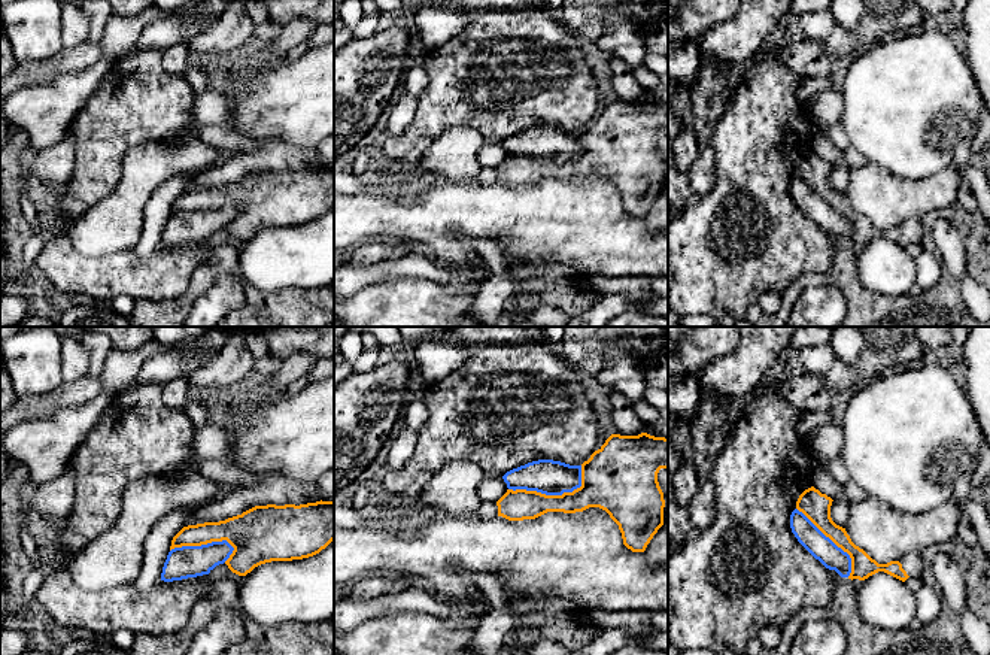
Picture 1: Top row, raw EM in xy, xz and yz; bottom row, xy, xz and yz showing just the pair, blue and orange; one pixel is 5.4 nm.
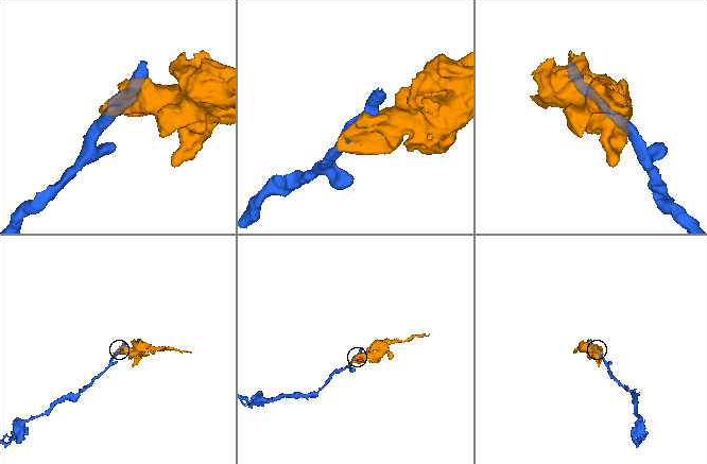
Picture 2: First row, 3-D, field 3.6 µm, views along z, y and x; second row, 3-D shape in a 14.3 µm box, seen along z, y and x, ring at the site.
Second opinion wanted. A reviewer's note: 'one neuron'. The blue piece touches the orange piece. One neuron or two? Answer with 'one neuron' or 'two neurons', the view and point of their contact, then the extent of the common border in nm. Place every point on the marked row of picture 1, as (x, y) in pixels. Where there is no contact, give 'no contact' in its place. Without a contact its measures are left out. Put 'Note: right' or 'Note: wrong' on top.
Note: wrong
two neurons | xz (553, 494) | 420 nm

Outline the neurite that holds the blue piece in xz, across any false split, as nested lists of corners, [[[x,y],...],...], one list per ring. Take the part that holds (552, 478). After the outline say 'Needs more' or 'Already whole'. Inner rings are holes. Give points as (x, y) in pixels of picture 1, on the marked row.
[[[538,460],[507,471],[502,479],[513,491],[526,489],[546,495],[562,495],[581,486],[581,466]]]. Already whole

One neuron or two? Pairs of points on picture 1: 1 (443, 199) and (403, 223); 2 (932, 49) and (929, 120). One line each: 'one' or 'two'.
1: one
2: one

